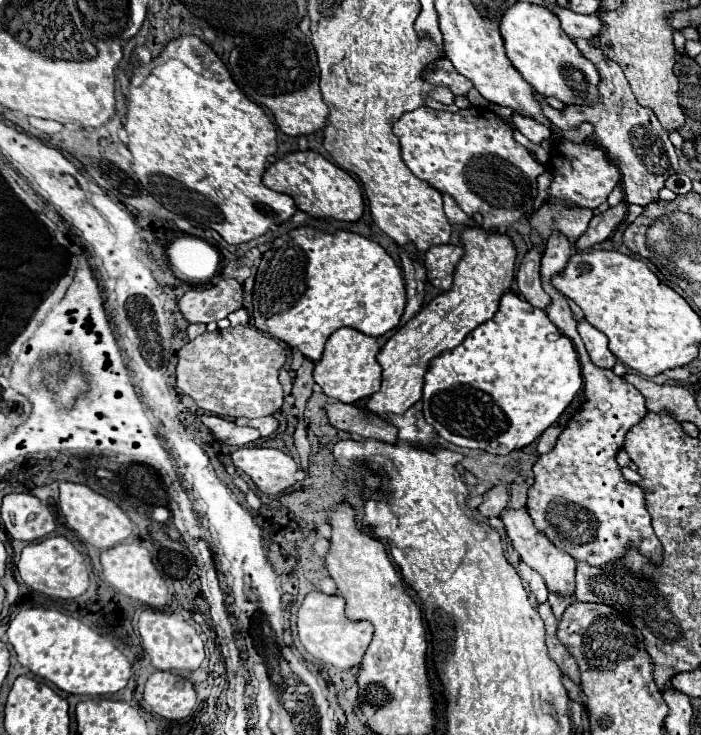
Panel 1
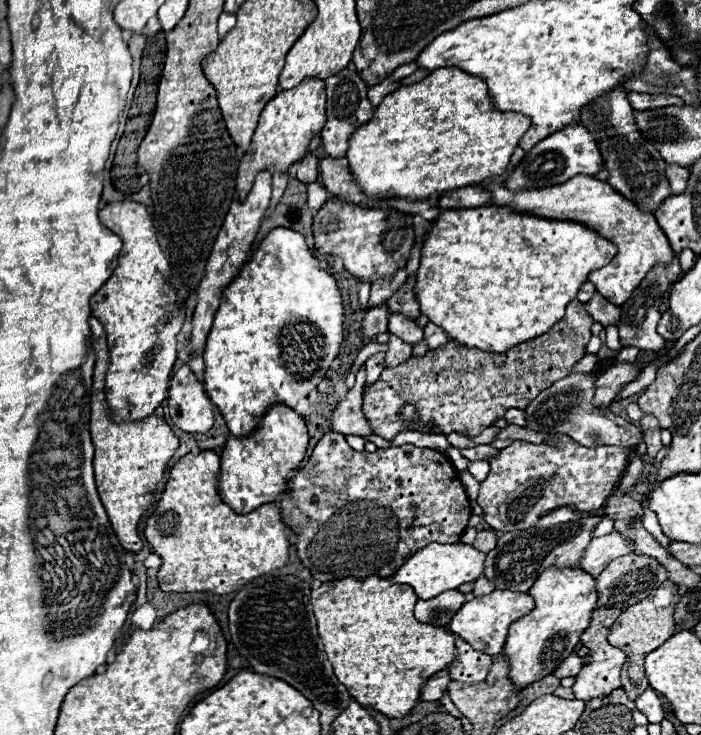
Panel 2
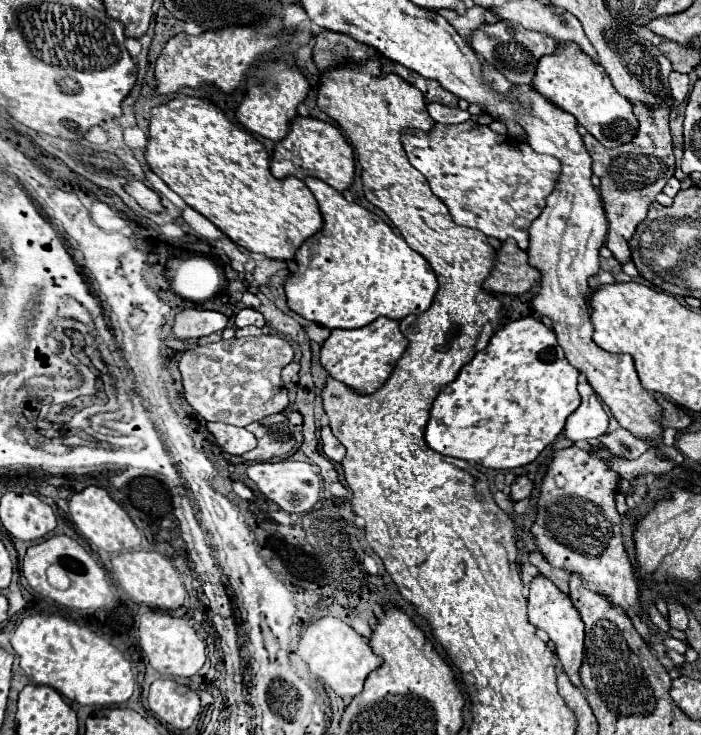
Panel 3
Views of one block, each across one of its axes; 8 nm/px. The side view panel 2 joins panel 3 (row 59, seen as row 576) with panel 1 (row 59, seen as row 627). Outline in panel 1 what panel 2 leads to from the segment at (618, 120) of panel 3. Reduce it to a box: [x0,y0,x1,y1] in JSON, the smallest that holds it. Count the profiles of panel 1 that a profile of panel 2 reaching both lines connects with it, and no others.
[500,2,600,106]

